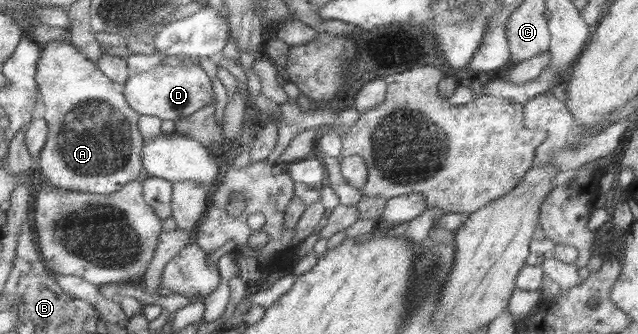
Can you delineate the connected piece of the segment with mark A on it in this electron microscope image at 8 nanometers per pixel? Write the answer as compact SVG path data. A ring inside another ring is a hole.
M59 37L59 39L45 44L40 53L42 54L38 57L36 65L36 81L39 83L40 91L42 92L41 98L45 105L44 117L49 122L49 137L47 145L45 145L41 153L39 166L44 181L58 189L69 192L95 193L100 195L121 192L128 184L131 184L135 179L139 179L139 175L145 171L143 153L146 149L146 139L140 130L140 117L142 115L132 108L126 95L116 88L115 82L101 71L97 63L91 61L85 53L81 53L79 47L71 42L70 37Z

